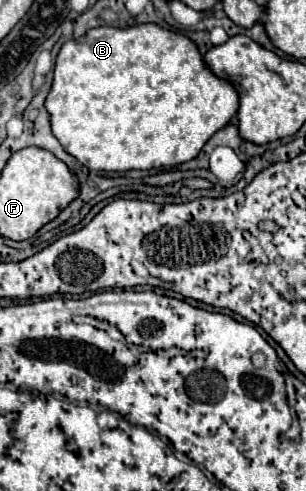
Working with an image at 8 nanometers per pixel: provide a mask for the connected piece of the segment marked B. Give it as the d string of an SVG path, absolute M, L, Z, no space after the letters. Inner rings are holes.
M156 24L124 30L102 26L62 44L44 108L50 114L52 134L82 166L104 172L126 172L178 166L196 158L212 134L234 118L238 94L234 94L230 82L222 82L206 70L196 44L184 34L164 30Z

